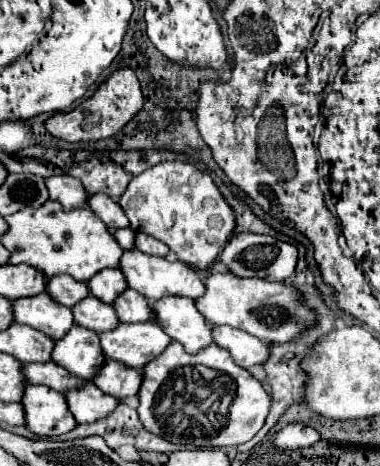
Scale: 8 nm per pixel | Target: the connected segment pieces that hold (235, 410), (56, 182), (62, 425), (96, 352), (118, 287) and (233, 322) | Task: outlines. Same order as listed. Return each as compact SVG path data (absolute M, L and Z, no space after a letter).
M176 341L142 367L138 399L138 417L146 431L192 449L230 447L250 441L262 429L272 403L262 383L232 363L222 347L208 345L190 355Z
M70 175L48 177L46 179L46 187L48 187L50 199L62 203L68 209L84 207L84 199L88 197L88 193L84 191L82 183L76 177L70 177Z
M26 383L22 407L26 427L38 437L56 437L76 427L76 421L68 411L66 397L44 385Z
M74 325L60 341L54 343L52 361L64 367L70 375L92 379L104 363L98 335L94 331Z
M104 269L98 271L90 281L88 281L88 289L90 295L94 295L96 299L104 301L104 303L112 303L116 299L116 295L120 295L120 291L124 291L128 285L124 283L124 275L118 269Z
M212 273L204 285L206 291L196 299L196 309L210 325L230 325L268 343L286 343L316 325L316 313L298 301L298 291L288 283L236 279L228 273Z

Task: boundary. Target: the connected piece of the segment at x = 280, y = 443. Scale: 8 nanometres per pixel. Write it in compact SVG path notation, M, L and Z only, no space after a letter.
M290 423L286 425L282 431L278 431L272 441L274 447L278 449L302 449L302 447L312 447L316 441L320 441L320 433L310 427L310 425L302 425L302 423Z

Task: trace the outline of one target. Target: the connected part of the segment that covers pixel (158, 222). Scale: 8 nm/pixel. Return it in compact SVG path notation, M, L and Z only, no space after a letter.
M164 161L128 183L118 205L124 209L130 229L166 243L180 261L196 267L216 265L224 243L232 237L234 215L210 175L184 161Z

